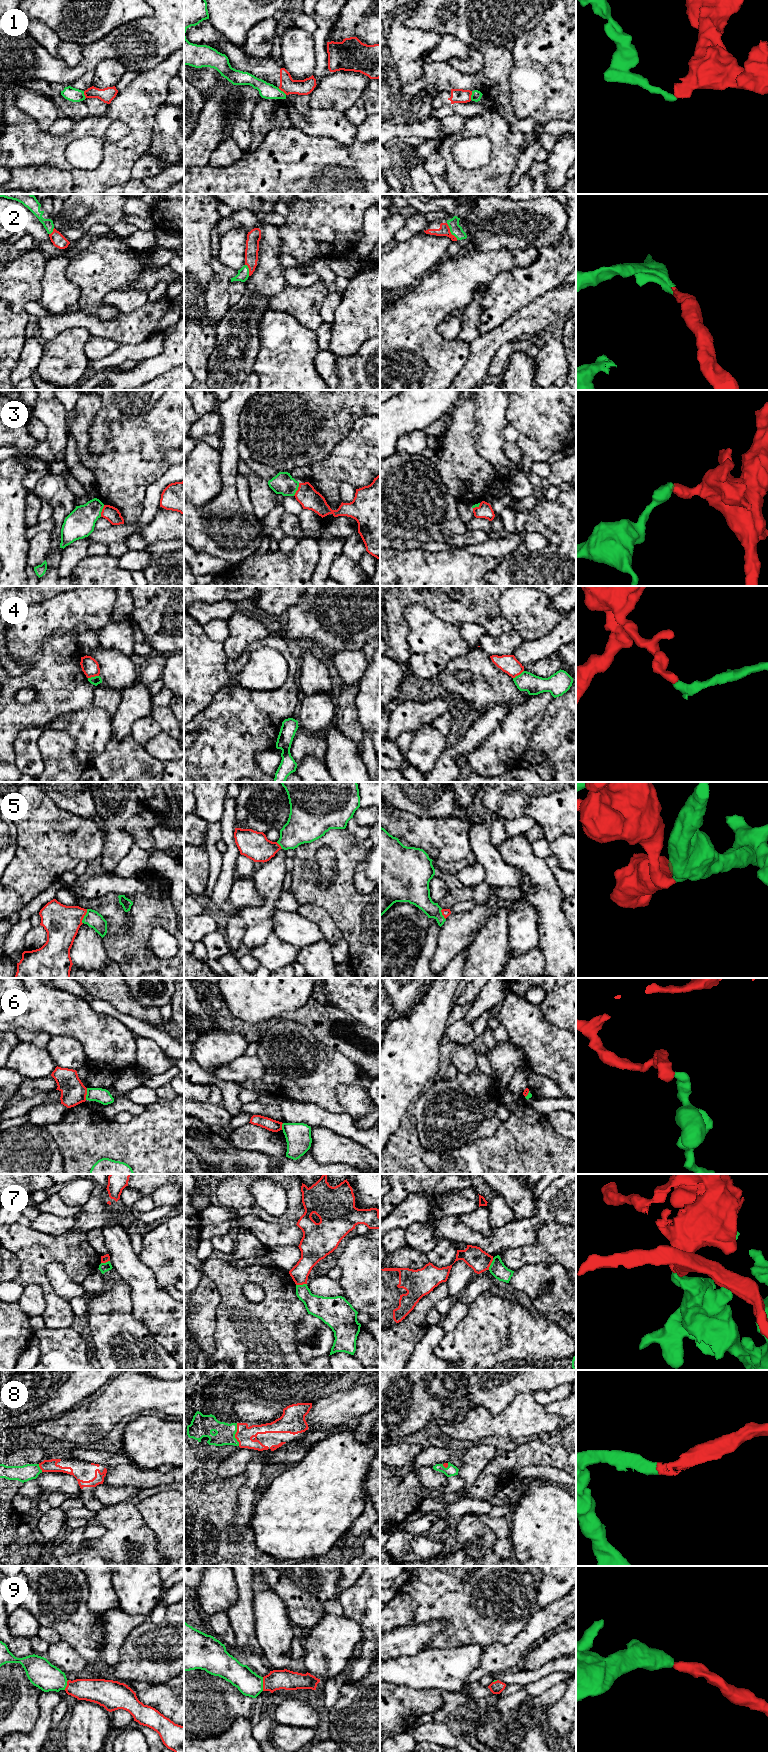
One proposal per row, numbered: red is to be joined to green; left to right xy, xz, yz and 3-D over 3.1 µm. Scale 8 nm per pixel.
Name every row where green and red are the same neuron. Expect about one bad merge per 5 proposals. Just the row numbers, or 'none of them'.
2, 5, 8, 9

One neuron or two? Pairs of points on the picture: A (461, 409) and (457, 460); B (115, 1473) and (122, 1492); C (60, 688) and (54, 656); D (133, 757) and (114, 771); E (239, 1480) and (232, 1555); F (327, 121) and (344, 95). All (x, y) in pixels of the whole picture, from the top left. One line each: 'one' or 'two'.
A: one
B: two
C: one
D: one
E: one
F: two

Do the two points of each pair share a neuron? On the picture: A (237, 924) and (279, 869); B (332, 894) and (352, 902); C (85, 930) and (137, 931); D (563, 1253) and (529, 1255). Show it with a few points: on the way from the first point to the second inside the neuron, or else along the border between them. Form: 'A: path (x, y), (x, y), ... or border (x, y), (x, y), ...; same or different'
A: border (234, 912), (245, 923), (245, 931), (241, 943); different
B: path (337, 899), (347, 902); same
C: border (101, 938), (105, 952), (109, 957); different
D: path (555, 1252), (537, 1253); same

